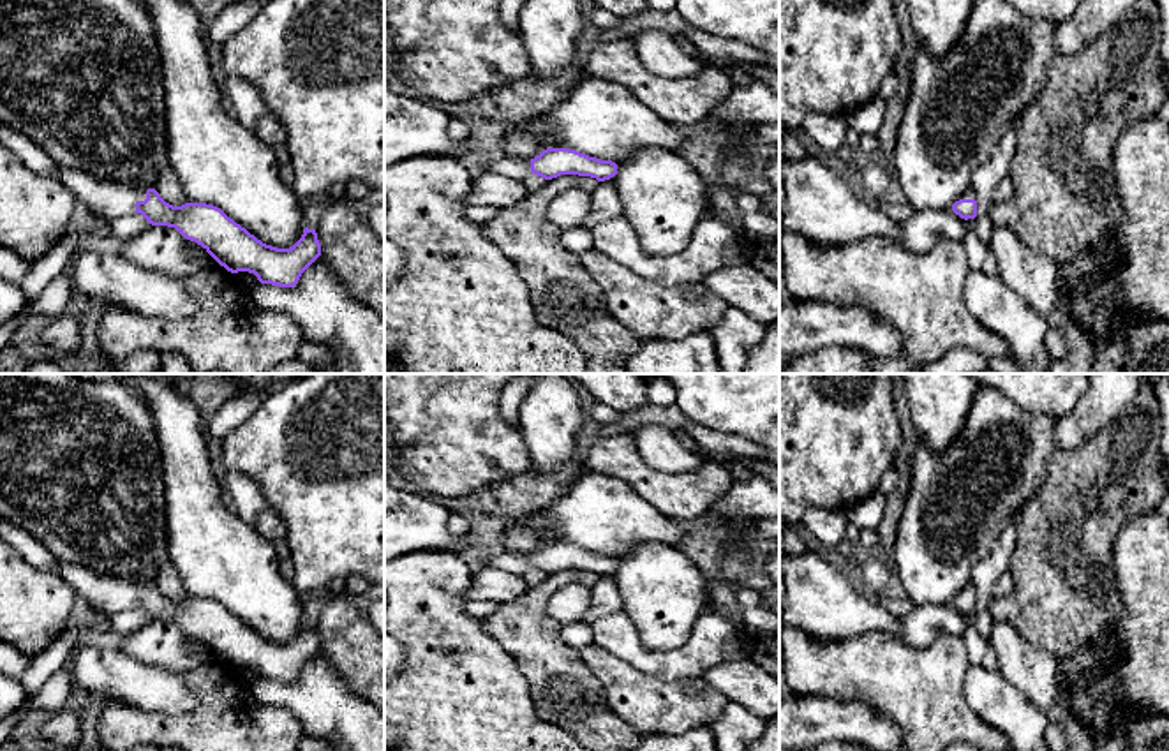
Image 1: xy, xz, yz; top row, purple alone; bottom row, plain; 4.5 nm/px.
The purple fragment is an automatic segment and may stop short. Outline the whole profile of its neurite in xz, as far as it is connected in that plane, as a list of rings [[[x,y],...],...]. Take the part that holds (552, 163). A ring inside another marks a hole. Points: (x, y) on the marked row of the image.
[[[547,148],[531,159],[531,173],[545,180],[552,180],[561,175],[578,175],[605,182],[617,175],[617,164],[589,157],[570,148]]]

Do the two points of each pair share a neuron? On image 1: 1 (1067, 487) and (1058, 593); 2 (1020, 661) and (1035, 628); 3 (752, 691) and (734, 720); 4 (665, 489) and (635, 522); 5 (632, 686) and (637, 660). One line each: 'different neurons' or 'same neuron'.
1: same neuron
2: different neurons
3: different neurons
4: different neurons
5: different neurons

